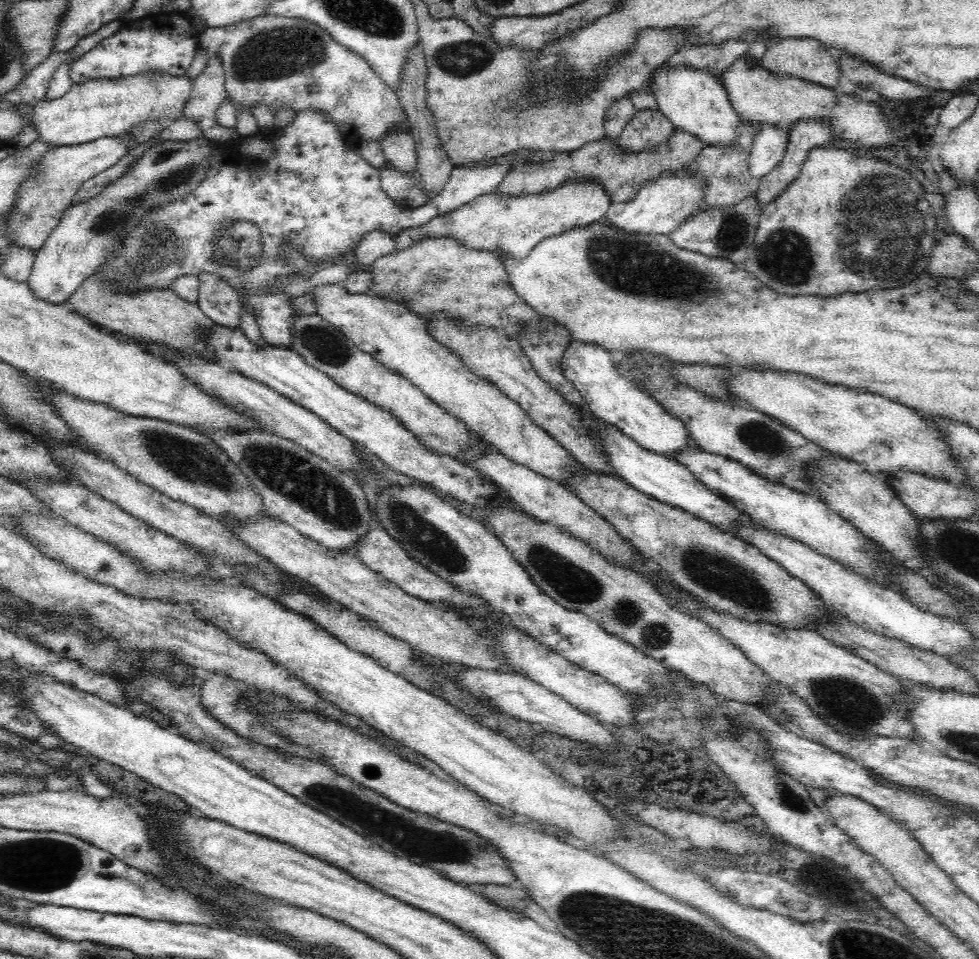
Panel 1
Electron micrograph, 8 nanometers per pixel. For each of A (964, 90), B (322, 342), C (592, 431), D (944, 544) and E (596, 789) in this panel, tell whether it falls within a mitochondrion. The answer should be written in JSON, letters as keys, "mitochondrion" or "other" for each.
{"A":"other","B":"mitochondrion","C":"other","D":"mitochondrion","E":"other"}

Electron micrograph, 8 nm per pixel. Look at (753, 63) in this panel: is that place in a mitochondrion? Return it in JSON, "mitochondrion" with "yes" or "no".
{"mitochondrion":"no"}

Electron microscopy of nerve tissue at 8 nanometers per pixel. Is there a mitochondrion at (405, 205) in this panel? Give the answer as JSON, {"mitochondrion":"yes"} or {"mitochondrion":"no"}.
{"mitochondrion":"no"}

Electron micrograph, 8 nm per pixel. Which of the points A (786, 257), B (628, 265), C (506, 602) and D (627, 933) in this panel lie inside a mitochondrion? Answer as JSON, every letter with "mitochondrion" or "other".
{"A":"mitochondrion","B":"mitochondrion","C":"other","D":"mitochondrion"}

